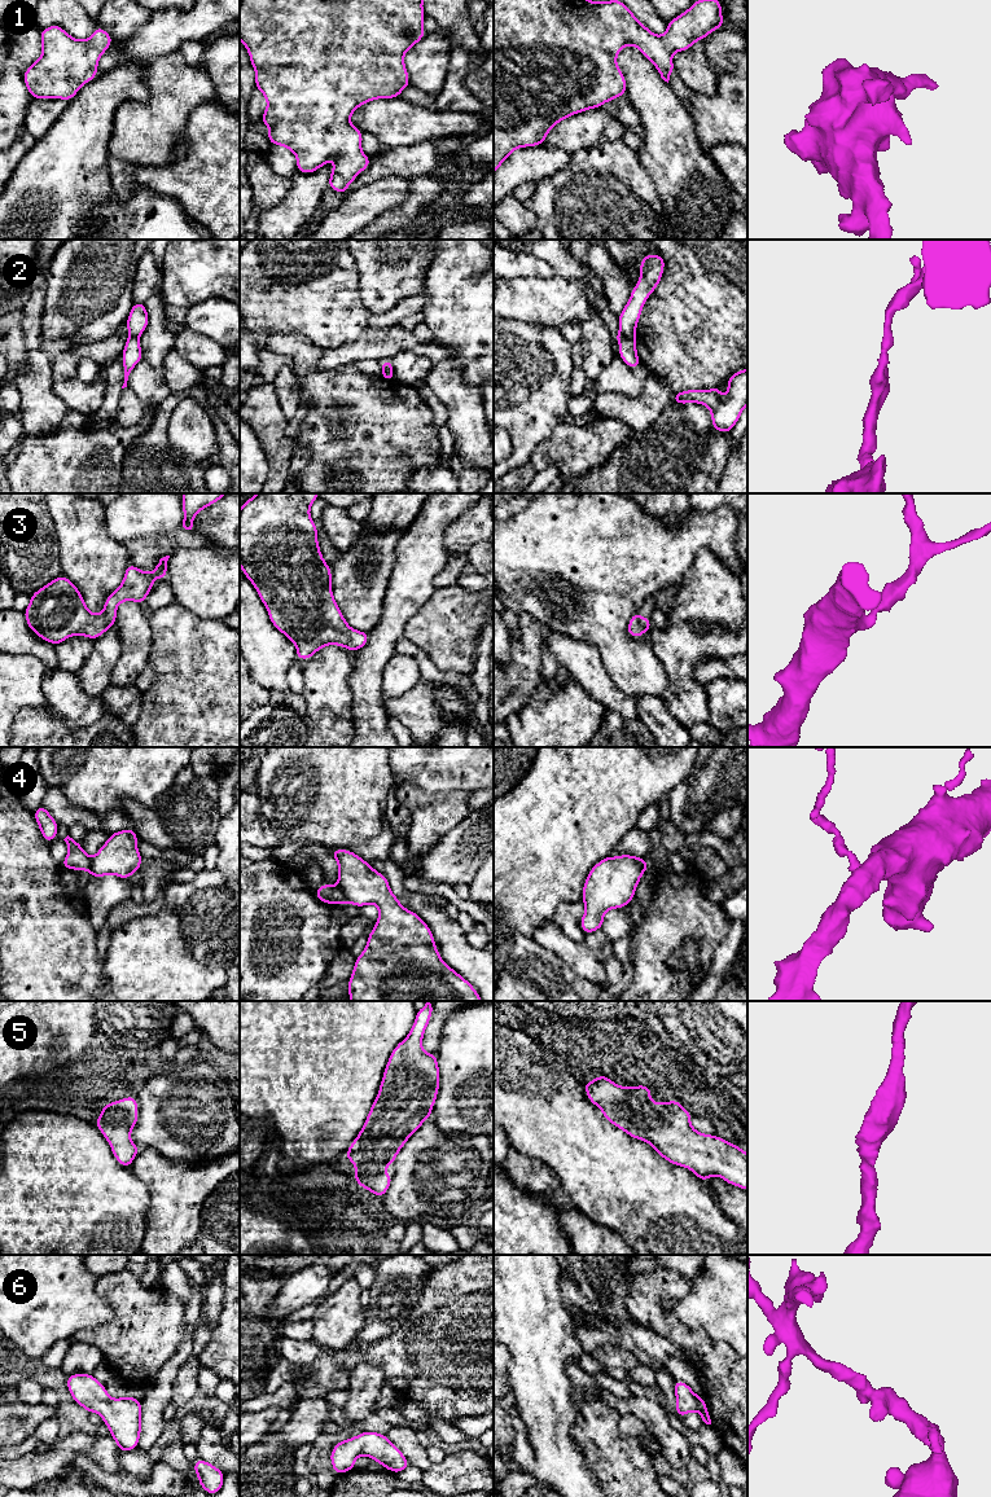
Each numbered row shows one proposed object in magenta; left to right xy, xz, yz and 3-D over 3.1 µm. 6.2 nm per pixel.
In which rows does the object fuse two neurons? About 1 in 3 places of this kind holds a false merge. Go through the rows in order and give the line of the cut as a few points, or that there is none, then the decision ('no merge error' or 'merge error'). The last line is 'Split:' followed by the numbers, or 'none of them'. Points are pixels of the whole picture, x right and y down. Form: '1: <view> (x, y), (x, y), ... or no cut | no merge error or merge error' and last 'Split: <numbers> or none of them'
1: no cut | no merge error
2: yz (619, 333), (634, 338) | merge error
3: no cut | no merge error
4: xz (337, 886), (346, 901) | merge error
5: no cut | no merge error
6: no cut | no merge error
Split: 2, 4

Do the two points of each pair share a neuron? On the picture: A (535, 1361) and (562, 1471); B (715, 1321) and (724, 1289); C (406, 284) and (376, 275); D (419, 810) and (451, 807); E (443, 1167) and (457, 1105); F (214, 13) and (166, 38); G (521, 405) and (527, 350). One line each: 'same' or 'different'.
A: same
B: same
C: same
D: same
E: different
F: same
G: same

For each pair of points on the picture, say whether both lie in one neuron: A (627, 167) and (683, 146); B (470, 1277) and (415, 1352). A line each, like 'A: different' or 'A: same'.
A: different
B: same

